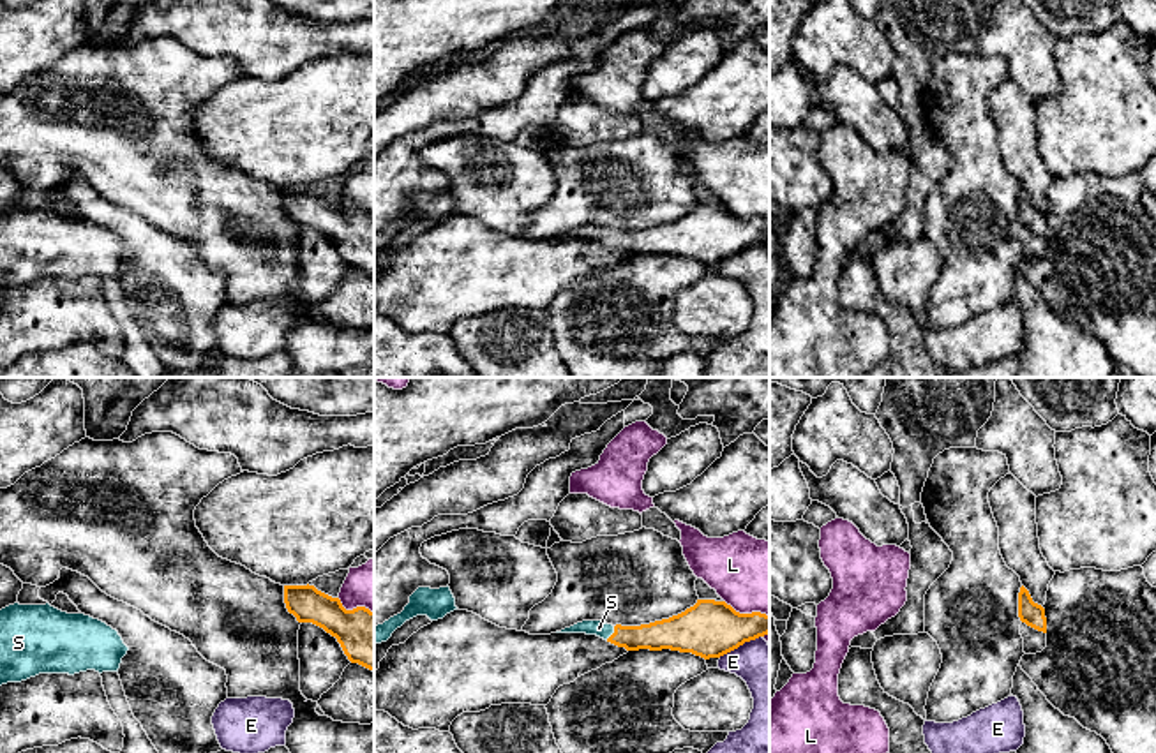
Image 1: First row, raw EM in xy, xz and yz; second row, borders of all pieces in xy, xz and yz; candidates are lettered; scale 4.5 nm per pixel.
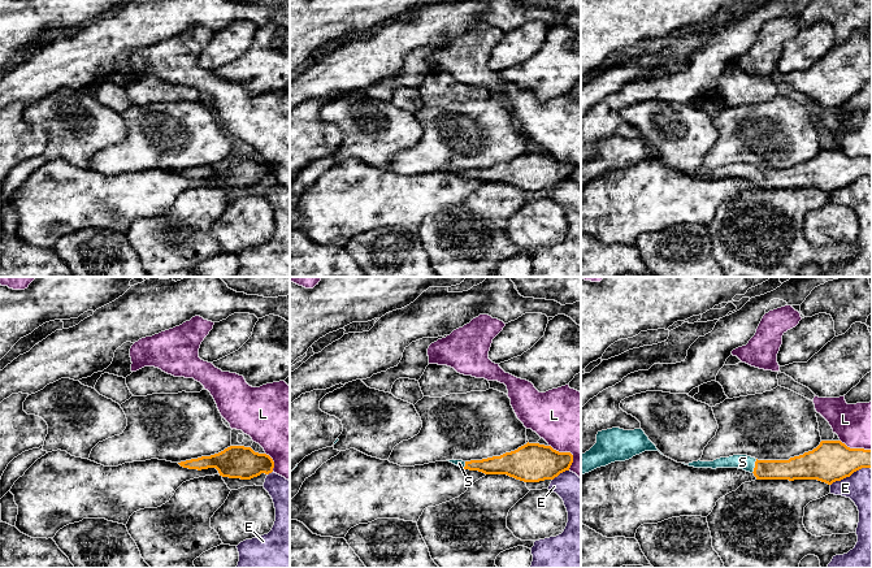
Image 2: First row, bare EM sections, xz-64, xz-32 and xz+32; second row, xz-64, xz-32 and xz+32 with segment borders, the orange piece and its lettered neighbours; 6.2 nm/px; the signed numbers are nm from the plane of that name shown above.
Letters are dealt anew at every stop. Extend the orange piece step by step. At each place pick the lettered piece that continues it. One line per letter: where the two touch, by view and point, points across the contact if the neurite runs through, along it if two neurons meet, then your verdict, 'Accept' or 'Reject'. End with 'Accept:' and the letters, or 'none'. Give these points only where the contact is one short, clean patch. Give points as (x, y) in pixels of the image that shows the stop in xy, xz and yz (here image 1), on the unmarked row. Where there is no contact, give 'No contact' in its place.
E: Touches orange at xz (740, 249). Boundary: xz (761, 240), (719, 261). Reject
L: Touches orange at xz (747, 219). Reject
S: Touches orange at xz (613, 238). Path across: xz (668, 238), (613, 238), (599, 233). Accept
Accept: S

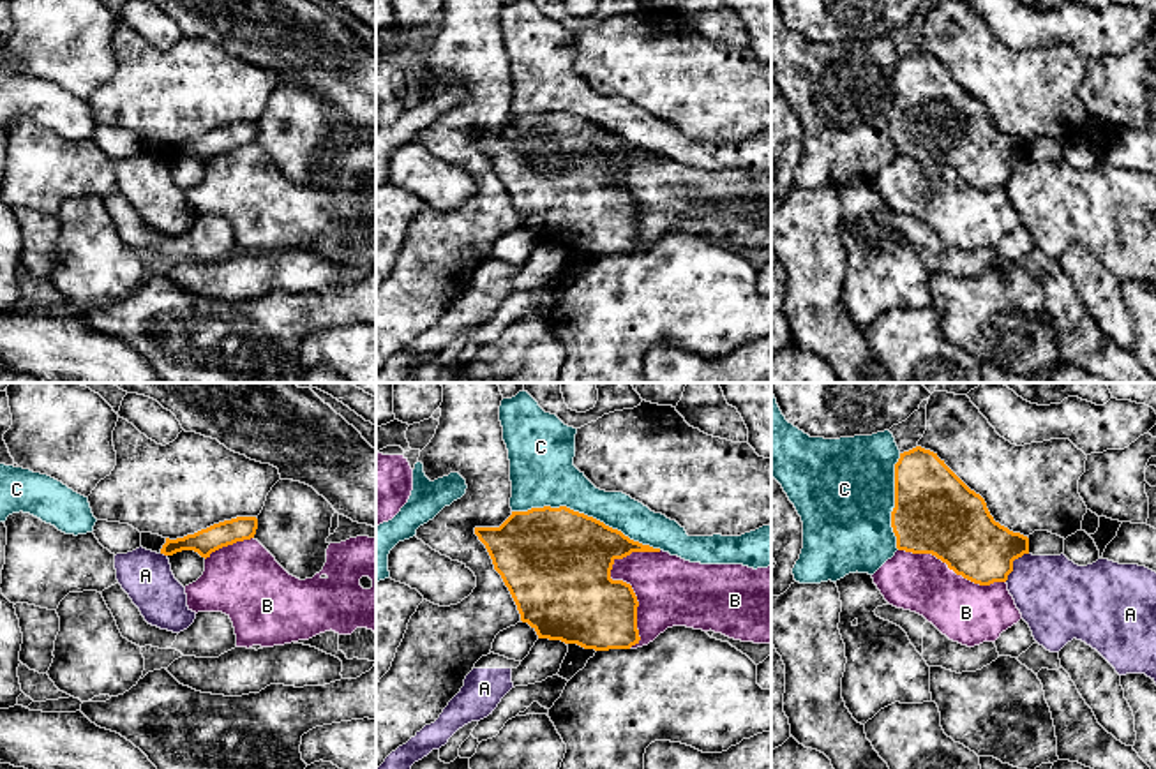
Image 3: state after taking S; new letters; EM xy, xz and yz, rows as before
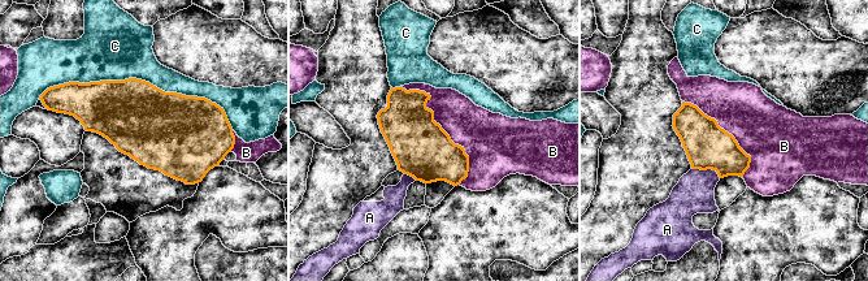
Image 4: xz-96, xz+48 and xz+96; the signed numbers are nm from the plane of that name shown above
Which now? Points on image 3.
A: Touches orange at yz (1012, 170). Boundary: yz (1028, 157), (1013, 166), (1013, 175), (1005, 186). Reject
B: Touches orange at xz (622, 186). Reject
C: Touches orange at xz (586, 120). Reject
Accept: none

